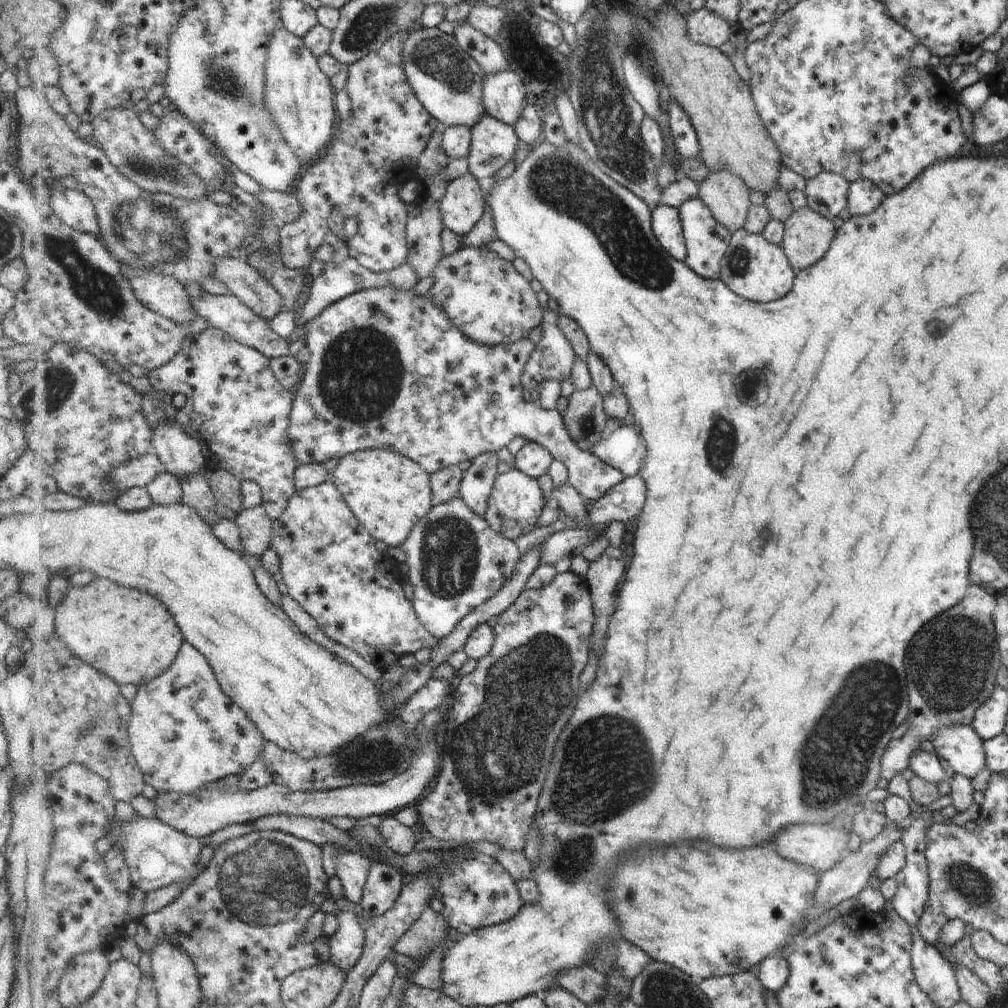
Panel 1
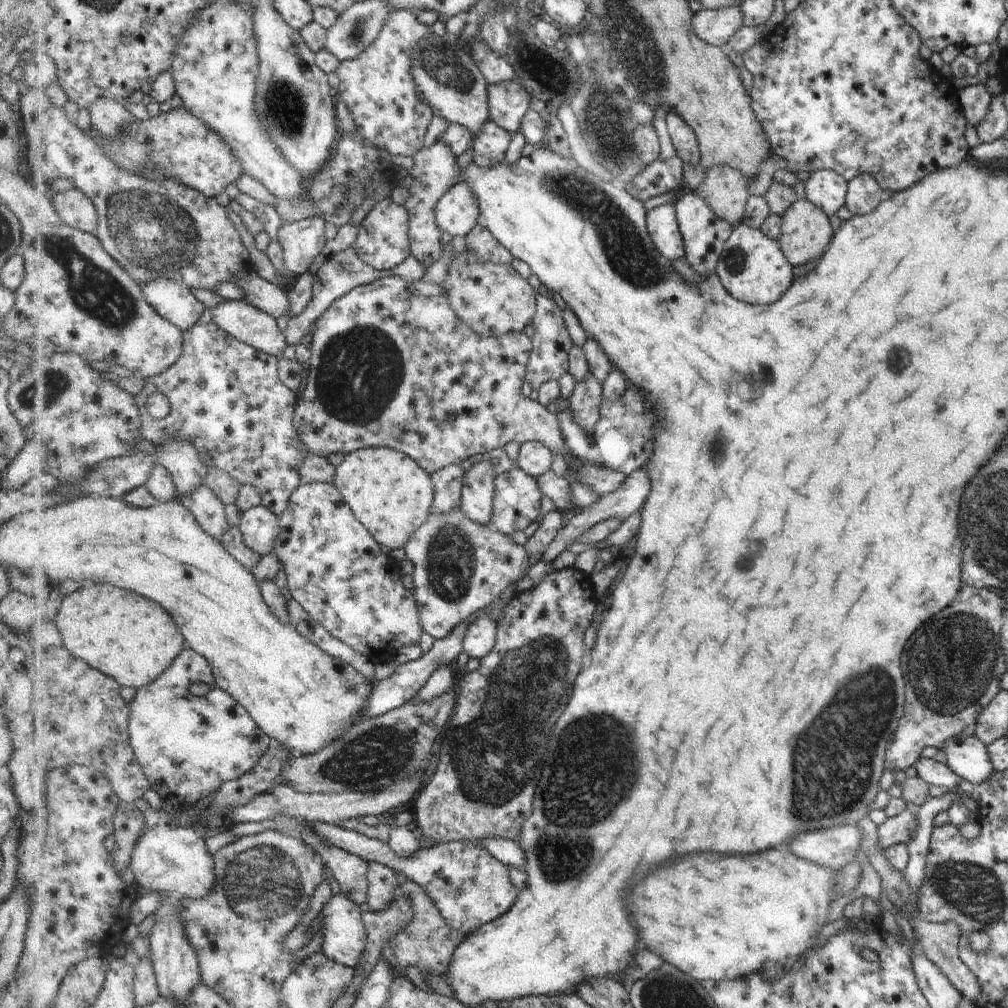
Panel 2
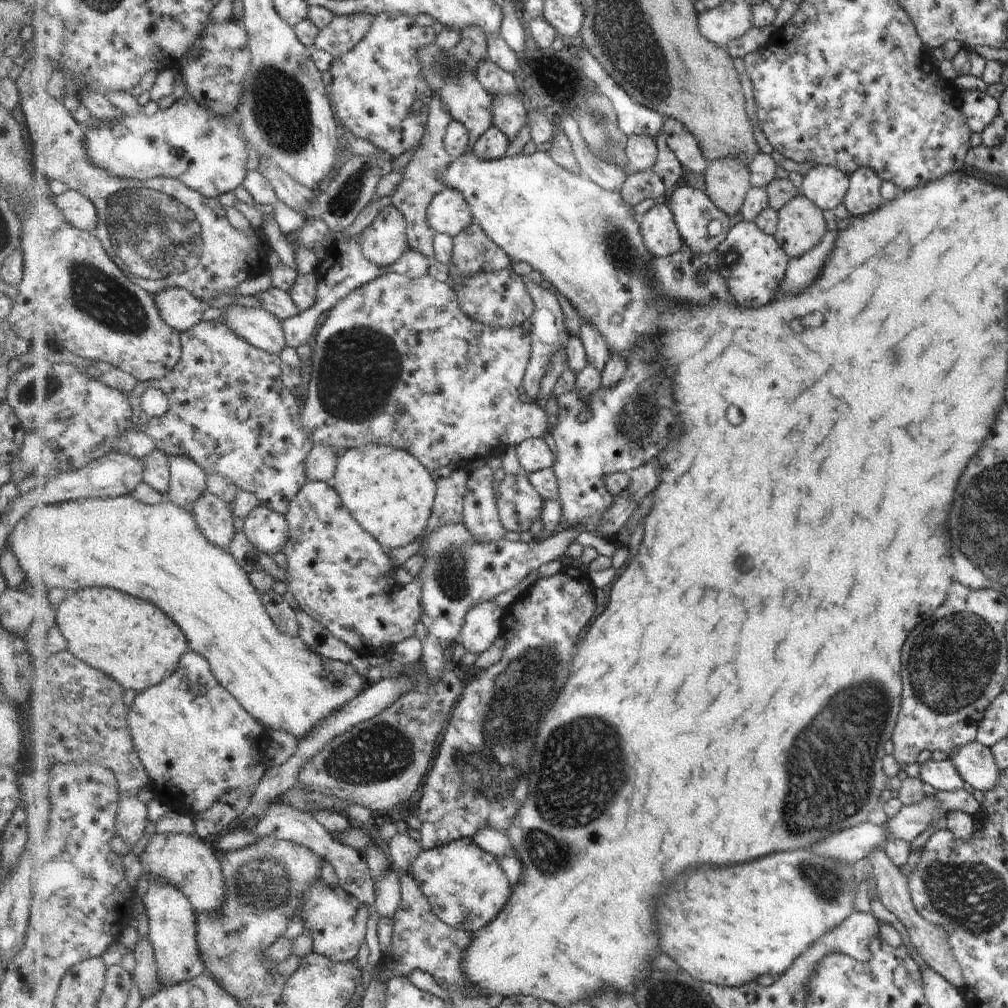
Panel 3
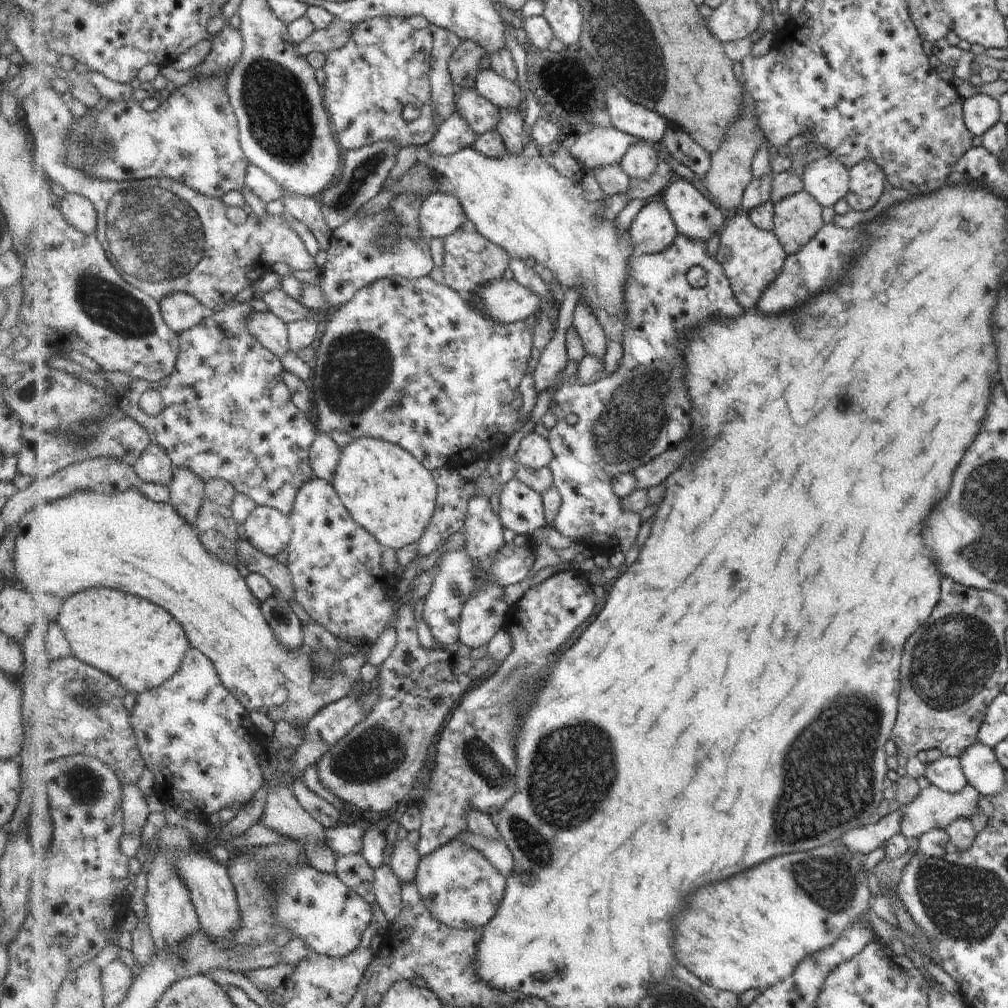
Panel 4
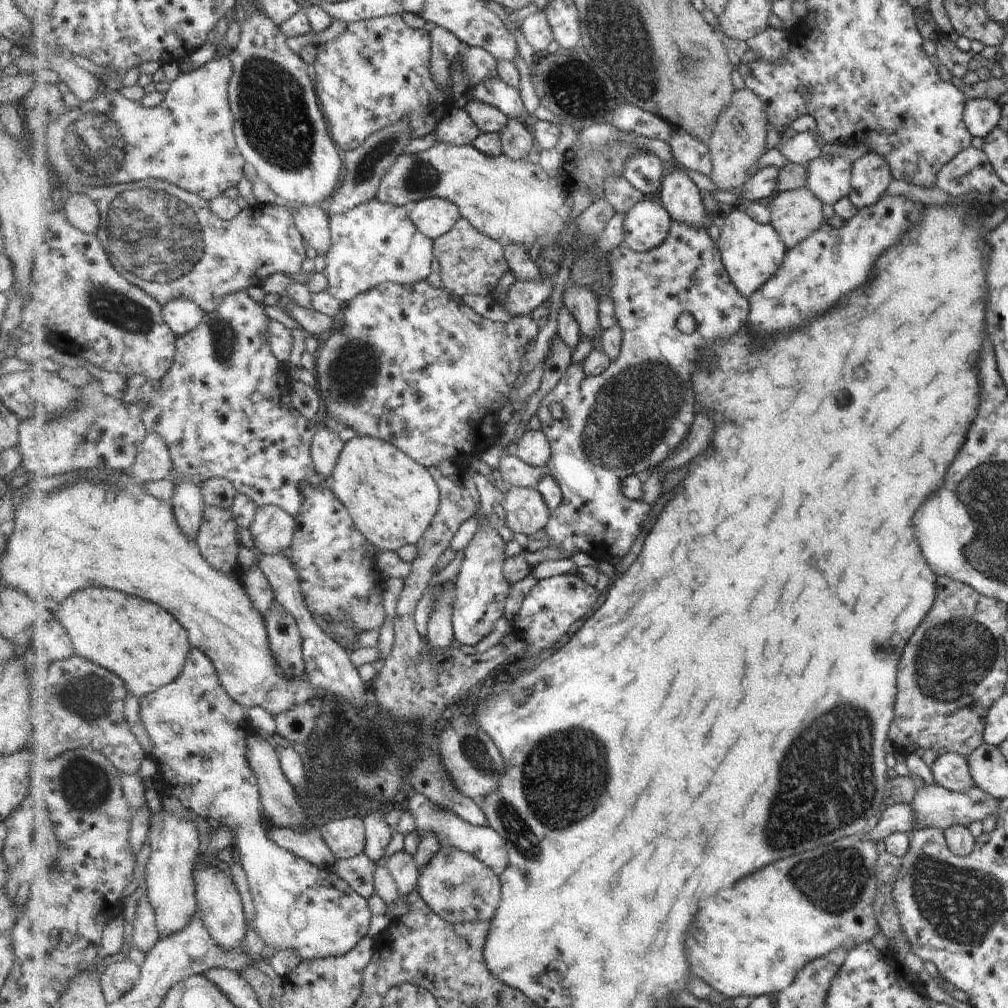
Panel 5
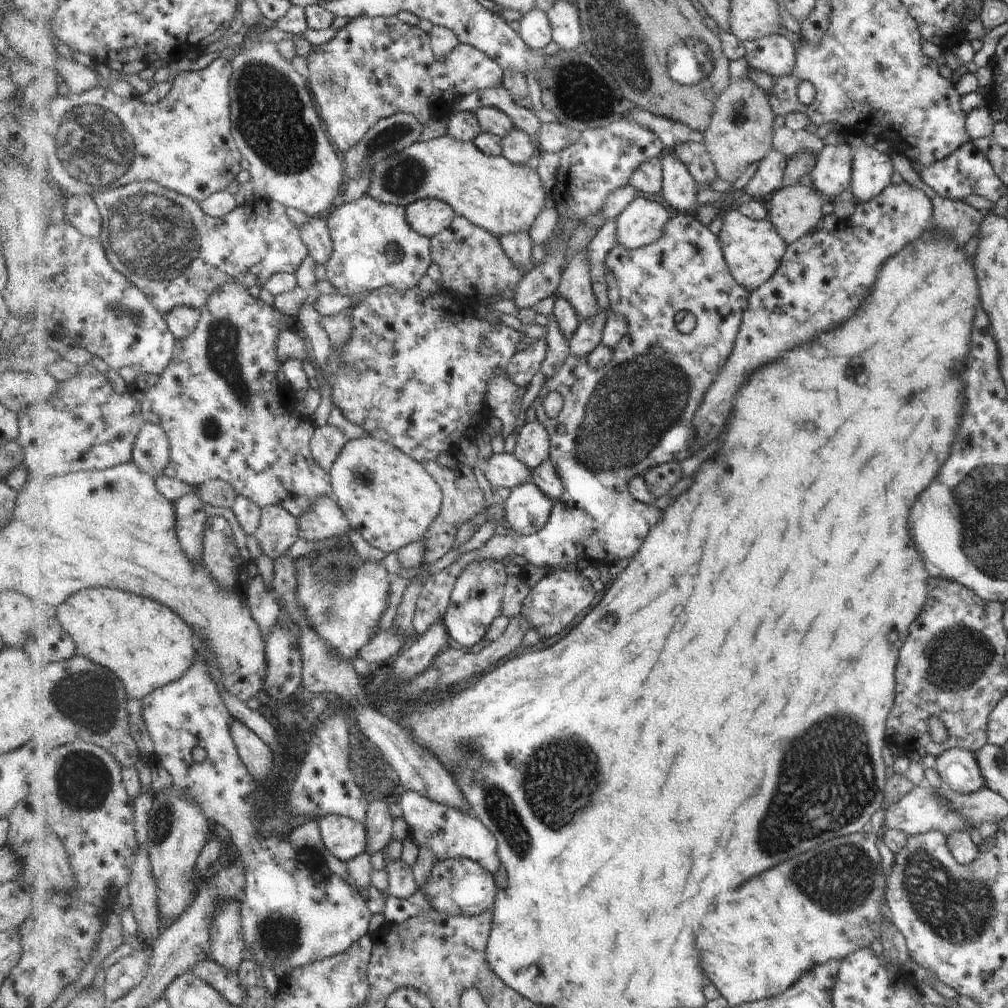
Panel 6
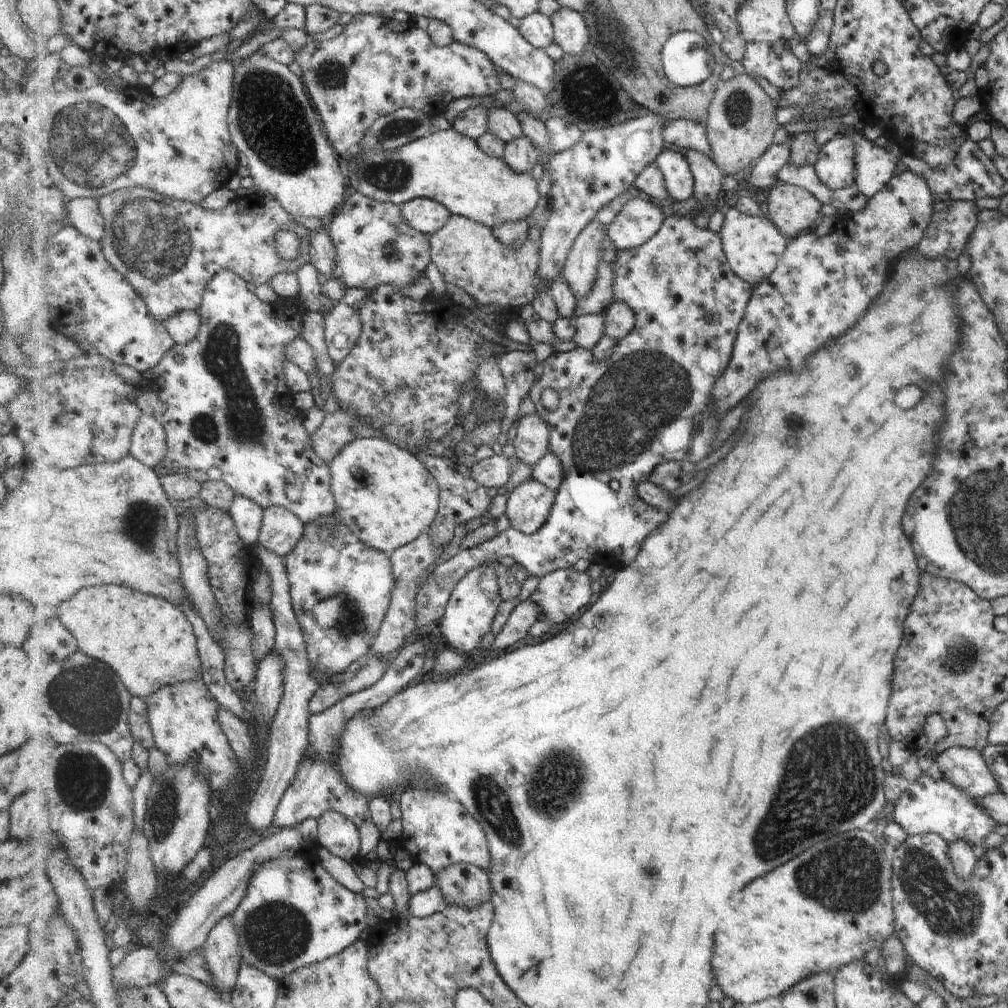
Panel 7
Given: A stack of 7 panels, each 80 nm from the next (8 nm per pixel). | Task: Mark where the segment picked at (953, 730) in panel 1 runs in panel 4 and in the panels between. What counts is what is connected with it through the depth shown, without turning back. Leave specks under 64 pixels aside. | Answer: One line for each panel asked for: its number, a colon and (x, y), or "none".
2: (967, 757)
3: (974, 763)
4: (979, 766)

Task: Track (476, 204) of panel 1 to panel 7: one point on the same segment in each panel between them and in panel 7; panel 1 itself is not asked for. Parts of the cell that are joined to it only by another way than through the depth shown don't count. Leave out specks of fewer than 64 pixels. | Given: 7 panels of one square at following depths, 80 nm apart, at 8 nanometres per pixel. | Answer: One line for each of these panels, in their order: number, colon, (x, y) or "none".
2: (458, 212)
3: (449, 213)
4: (442, 214)
5: (434, 216)
6: (429, 216)
7: (428, 216)

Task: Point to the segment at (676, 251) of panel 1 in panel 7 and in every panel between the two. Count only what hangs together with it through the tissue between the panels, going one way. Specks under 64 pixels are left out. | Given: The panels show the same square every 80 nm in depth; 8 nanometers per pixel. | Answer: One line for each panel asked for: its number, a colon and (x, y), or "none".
2: (663, 224)
3: (662, 235)
4: (654, 230)
5: (648, 224)
6: (643, 223)
7: (640, 220)

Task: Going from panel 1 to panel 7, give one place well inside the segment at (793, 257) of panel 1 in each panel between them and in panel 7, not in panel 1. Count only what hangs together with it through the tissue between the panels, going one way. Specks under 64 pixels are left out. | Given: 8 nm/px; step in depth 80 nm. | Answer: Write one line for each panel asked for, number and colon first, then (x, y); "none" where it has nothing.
2: (805, 235)
3: (801, 227)
4: (798, 219)
5: (797, 214)
6: (796, 211)
7: (792, 208)

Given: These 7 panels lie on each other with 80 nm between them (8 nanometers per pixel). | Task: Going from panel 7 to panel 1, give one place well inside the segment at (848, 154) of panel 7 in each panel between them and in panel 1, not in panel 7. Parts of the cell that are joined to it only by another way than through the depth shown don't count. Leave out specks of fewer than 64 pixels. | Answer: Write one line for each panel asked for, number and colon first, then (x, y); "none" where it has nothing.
1: (827, 193)
2: (825, 189)
3: (826, 186)
4: (826, 179)
5: (829, 178)
6: (831, 176)

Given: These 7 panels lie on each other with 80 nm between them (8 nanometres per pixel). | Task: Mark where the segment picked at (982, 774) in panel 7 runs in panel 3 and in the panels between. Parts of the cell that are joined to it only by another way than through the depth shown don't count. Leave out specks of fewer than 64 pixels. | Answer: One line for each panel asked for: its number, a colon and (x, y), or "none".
3: (941, 775)
4: (945, 773)
5: (949, 770)
6: (957, 768)

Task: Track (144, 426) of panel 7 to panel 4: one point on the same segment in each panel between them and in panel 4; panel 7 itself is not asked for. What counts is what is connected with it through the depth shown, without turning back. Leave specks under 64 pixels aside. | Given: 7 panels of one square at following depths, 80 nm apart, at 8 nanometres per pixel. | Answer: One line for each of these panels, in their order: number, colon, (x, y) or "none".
4: (155, 465)
5: (154, 462)
6: (152, 454)

